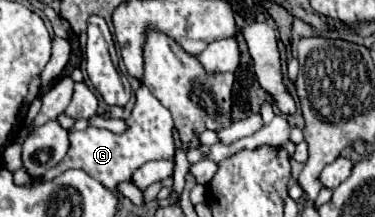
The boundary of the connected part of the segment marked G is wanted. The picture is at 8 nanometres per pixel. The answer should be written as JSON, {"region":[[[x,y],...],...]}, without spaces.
{"region":[[[141,85],[137,91],[137,103],[135,103],[131,117],[127,119],[127,125],[129,129],[123,135],[115,135],[107,129],[97,129],[97,127],[87,127],[83,131],[71,131],[69,133],[71,147],[67,155],[57,167],[49,169],[43,179],[51,181],[67,169],[83,169],[93,179],[103,183],[109,191],[117,191],[117,185],[131,181],[133,173],[143,163],[155,161],[155,159],[173,159],[175,145],[171,137],[171,131],[173,131],[171,113],[149,93],[145,85]]]}

